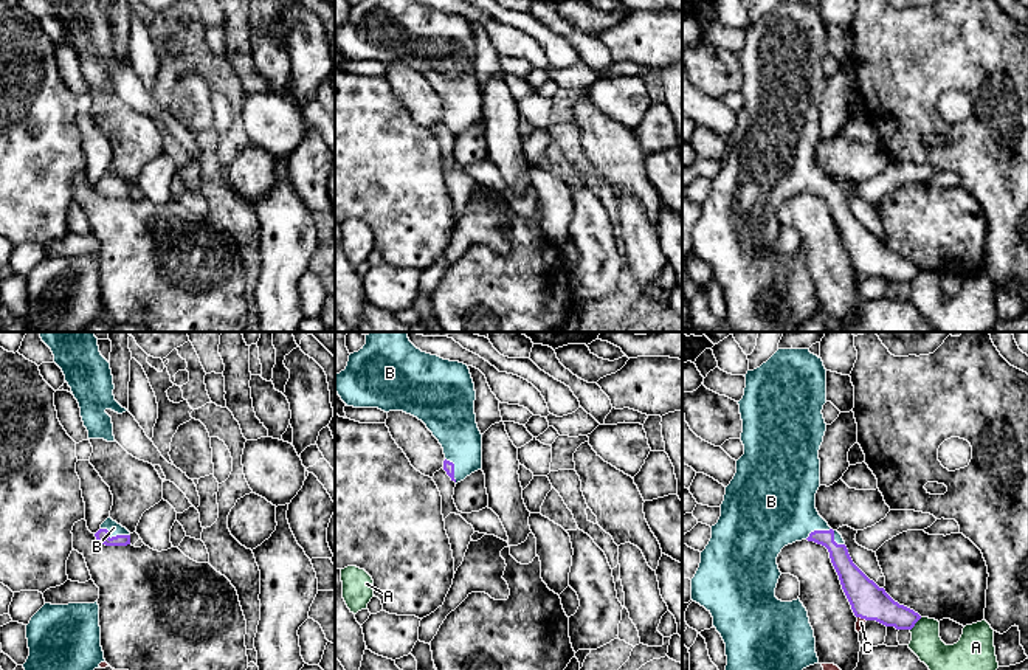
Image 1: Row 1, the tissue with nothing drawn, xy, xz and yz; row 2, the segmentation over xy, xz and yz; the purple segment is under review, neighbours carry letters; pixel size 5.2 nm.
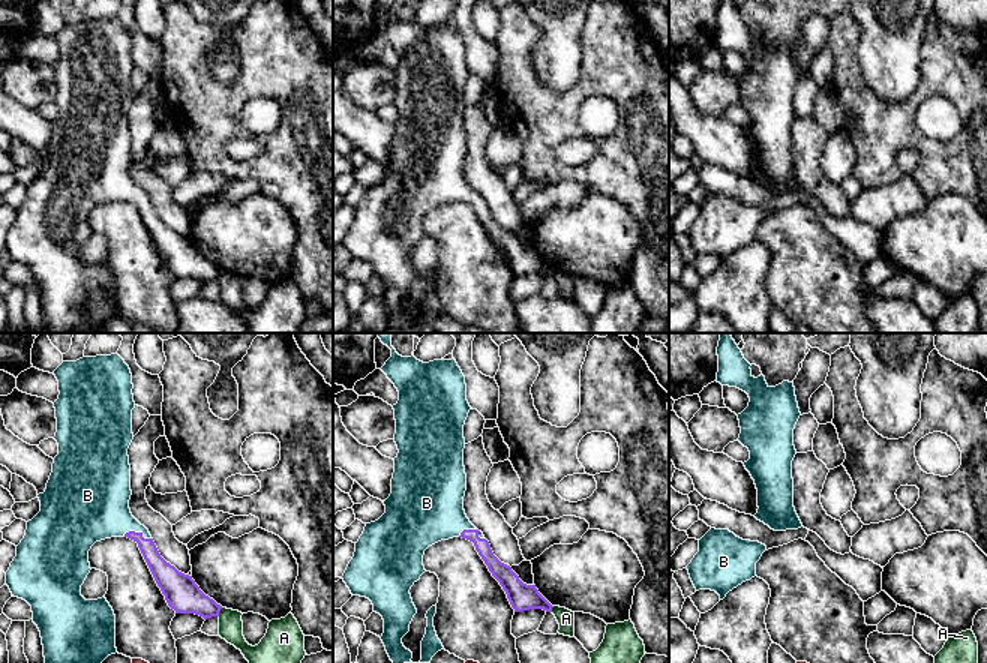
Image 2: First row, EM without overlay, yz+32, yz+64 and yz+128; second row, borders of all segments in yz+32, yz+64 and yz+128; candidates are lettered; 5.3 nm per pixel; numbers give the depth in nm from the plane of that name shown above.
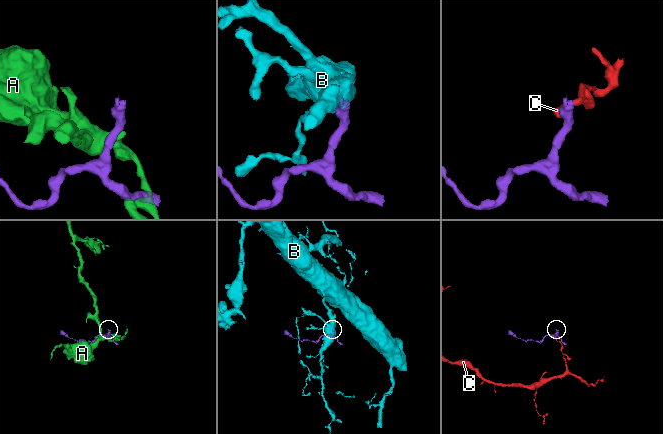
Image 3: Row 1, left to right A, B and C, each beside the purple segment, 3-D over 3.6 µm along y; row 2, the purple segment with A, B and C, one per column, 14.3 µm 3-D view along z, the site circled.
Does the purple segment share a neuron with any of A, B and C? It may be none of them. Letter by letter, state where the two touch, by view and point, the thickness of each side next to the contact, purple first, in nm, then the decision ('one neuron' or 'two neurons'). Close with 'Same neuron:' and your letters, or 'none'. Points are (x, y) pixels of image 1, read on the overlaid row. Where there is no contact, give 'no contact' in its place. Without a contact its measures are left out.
A: meets purple in yz at (915, 622); 180 nm thick on the purple side, 160 nm on the other; two neurons
B: meets purple in xy at (113, 537); 70 nm thick on the purple side, 70 nm on the other; one neuron
C: meets purple in yz at (862, 618); 190 nm thick on the purple side, 50 nm on the other; two neurons
Same neuron: B

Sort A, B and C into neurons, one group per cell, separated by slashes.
A / B / C

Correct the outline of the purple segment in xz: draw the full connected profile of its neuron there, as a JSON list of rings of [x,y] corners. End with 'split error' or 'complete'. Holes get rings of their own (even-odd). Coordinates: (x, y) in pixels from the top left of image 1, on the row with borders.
[[[371,332],[366,344],[349,355],[344,371],[335,374],[335,391],[347,406],[378,408],[385,413],[403,411],[422,420],[443,448],[443,470],[456,484],[482,468],[482,434],[476,423],[474,383],[467,364],[443,360],[417,349],[408,332]]] | split error

